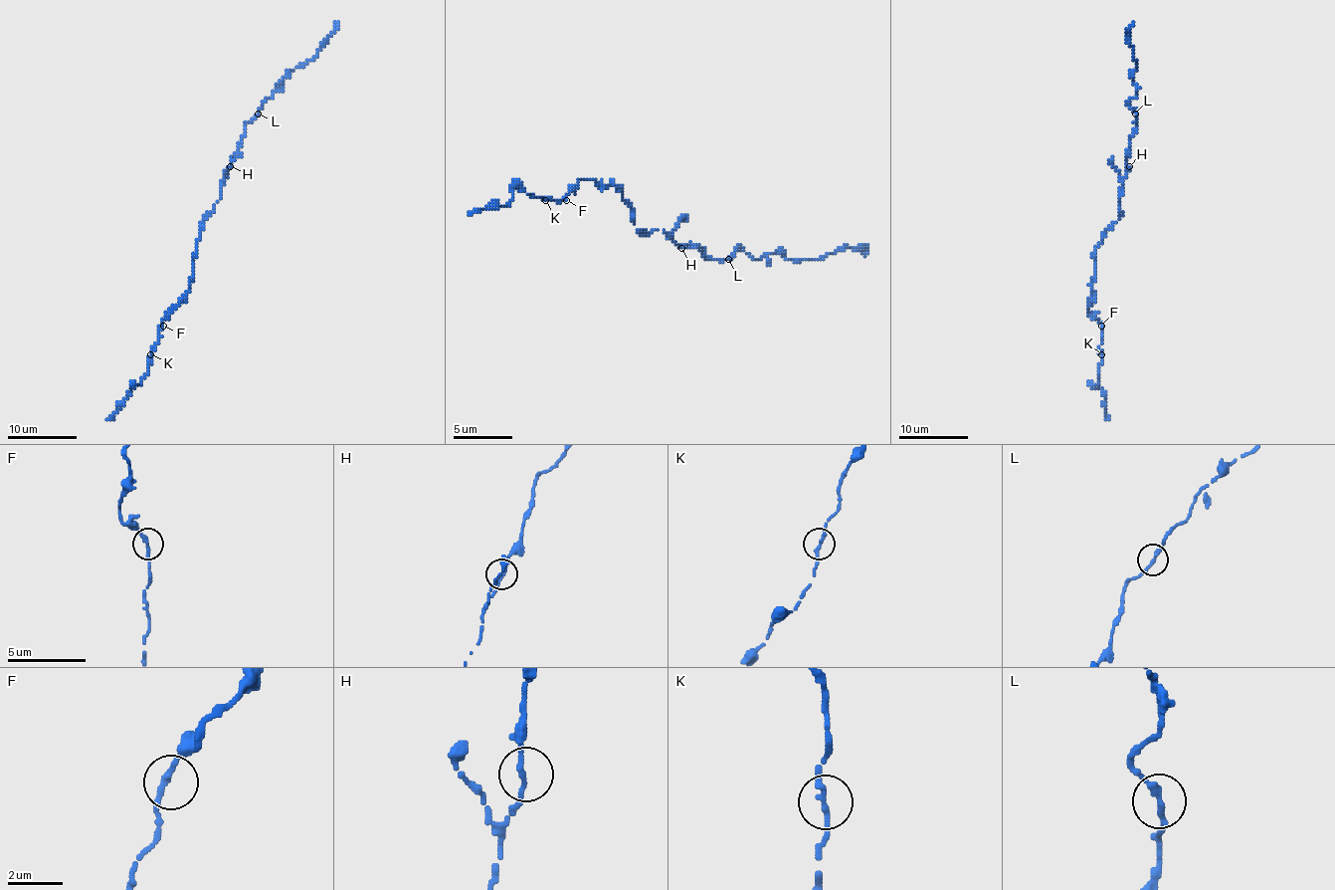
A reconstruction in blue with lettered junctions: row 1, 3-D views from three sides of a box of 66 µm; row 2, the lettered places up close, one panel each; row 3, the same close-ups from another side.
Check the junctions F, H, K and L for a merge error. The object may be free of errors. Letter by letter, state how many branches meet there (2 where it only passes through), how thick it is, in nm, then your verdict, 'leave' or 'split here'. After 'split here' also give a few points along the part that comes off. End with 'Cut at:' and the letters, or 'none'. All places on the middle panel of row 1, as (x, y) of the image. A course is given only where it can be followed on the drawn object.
F: branches 2; calibre 240 nm; leave
H: branches 2; calibre 190 nm; leave
K: branches 2; calibre 240 nm; leave
L: branches 2; calibre 240 nm; leave
Cut at: none

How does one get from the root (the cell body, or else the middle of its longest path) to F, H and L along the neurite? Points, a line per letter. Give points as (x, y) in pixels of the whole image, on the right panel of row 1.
F: (1120, 216), (1104, 232), (1094, 253), (1096, 275), (1091, 284), (1092, 301), (1089, 305), (1089, 315), (1101, 326)
H: (1120, 216), (1118, 197), (1129, 166)
L: (1120, 216), (1118, 197), (1129, 168), (1127, 152), (1136, 128), (1136, 112)

